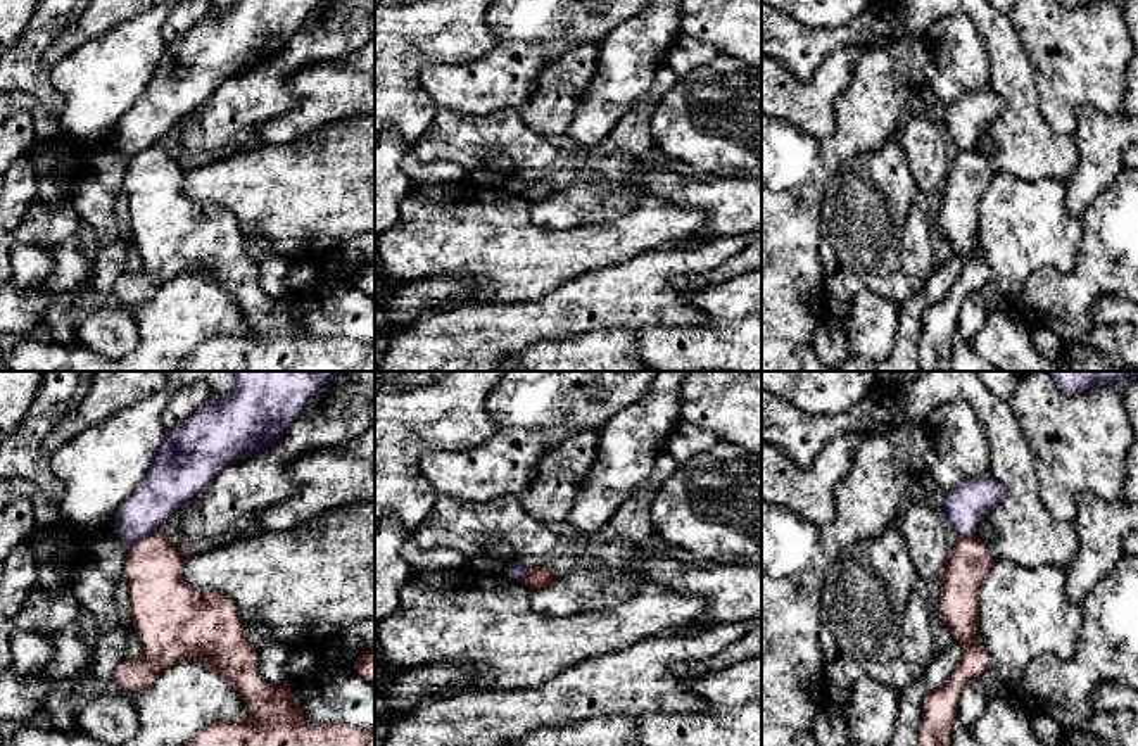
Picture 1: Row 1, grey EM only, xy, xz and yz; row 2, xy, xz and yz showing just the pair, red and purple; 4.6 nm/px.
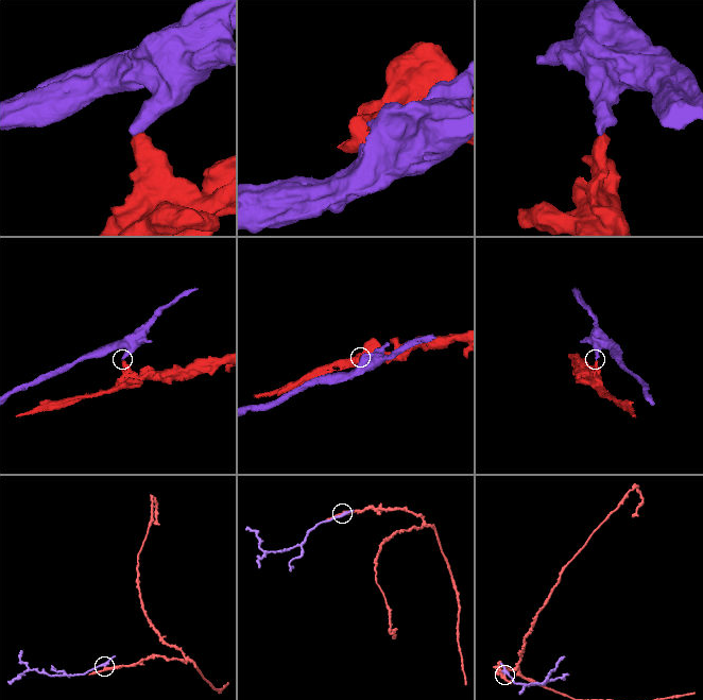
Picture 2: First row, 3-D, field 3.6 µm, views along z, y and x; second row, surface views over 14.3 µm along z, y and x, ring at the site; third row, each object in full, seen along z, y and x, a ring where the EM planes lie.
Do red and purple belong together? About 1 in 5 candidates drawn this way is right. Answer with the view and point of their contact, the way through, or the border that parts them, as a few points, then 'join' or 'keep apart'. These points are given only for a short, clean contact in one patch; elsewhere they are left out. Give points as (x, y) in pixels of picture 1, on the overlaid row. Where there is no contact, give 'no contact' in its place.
contact xy (142, 537); border xy (154, 531), (128, 546); keep apart

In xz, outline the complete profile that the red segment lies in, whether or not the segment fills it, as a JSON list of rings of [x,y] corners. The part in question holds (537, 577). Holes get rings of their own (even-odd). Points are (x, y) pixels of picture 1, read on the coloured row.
[[[547,566],[528,568],[528,573],[520,580],[530,591],[547,587],[554,582],[554,573]]]

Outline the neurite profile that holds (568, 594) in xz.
[[[610,568],[573,570],[565,577],[556,577],[551,585],[532,591],[530,601],[539,613],[549,618],[566,618],[587,611],[591,601],[603,596],[611,582]]]

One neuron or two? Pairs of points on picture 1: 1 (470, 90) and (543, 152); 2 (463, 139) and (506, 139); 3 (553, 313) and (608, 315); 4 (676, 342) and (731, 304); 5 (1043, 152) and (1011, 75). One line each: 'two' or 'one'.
1: two
2: one
3: one
4: one
5: one

